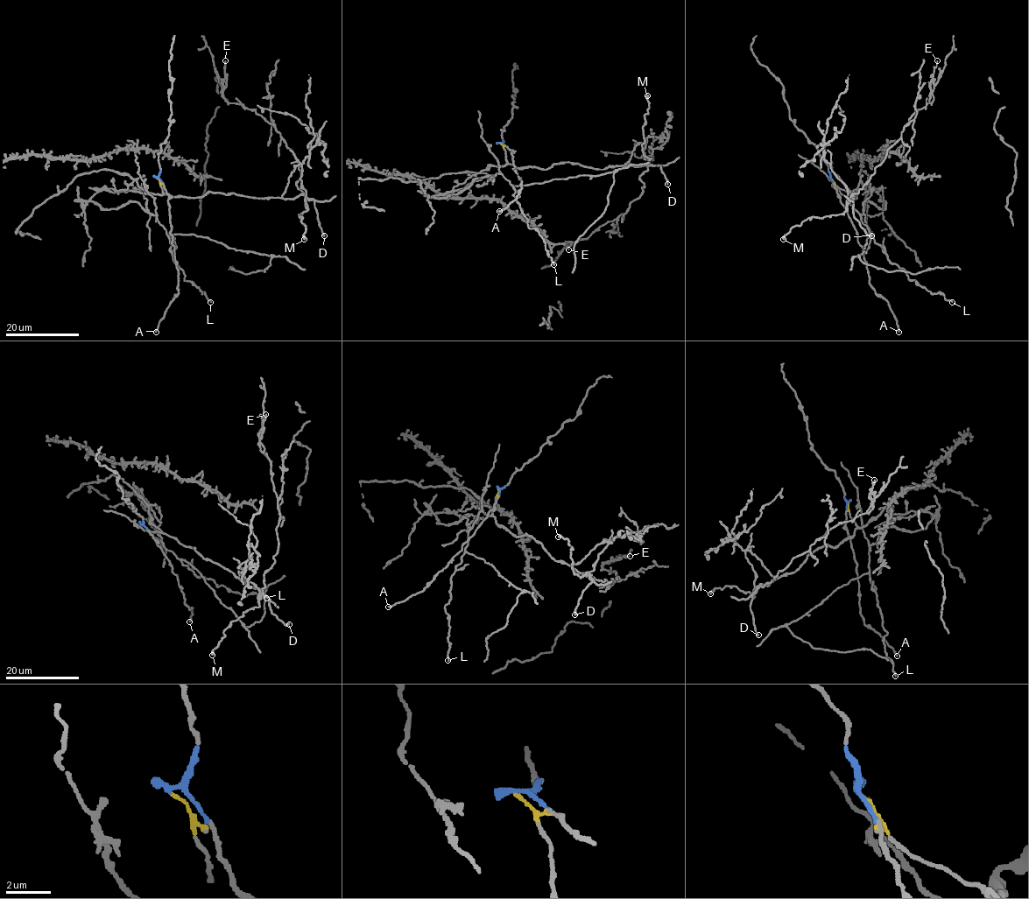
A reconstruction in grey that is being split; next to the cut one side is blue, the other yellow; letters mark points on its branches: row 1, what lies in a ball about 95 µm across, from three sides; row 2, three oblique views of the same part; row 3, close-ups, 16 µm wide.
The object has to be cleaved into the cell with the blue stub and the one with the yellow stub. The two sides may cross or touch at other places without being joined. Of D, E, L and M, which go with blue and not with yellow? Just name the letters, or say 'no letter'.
no letter

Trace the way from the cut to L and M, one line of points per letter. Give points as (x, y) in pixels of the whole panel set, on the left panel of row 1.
L: (156, 178), (162, 194), (133, 180), (90, 200), (108, 209), (137, 201), (156, 216), (184, 279), (211, 302)
M: (156, 178), (164, 193), (173, 196), (304, 195), (307, 210), (299, 214), (304, 239)

